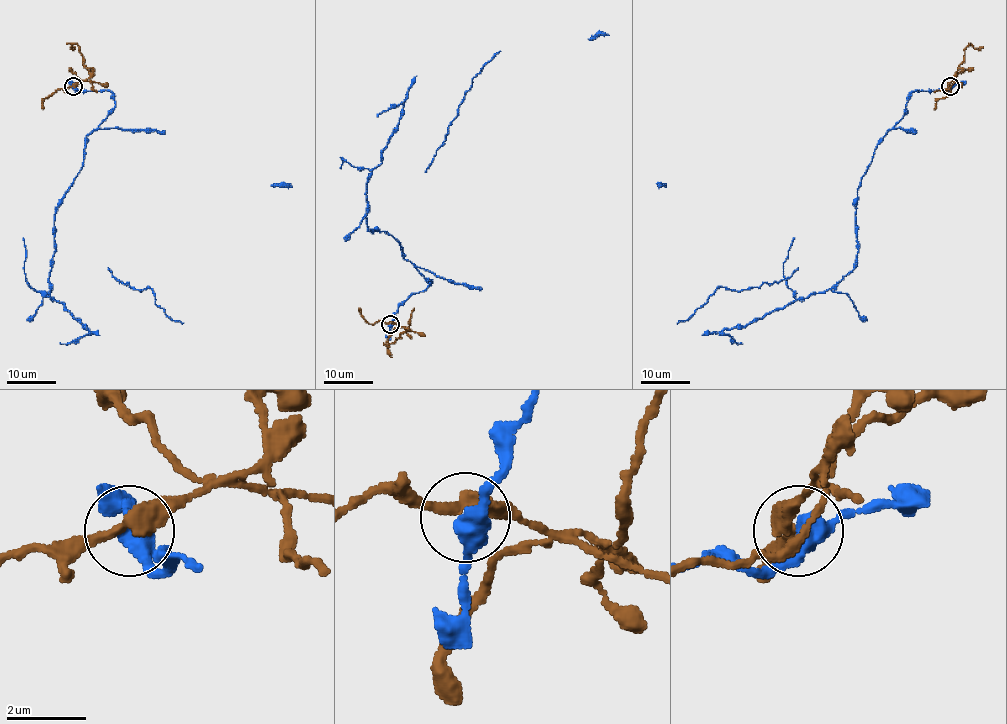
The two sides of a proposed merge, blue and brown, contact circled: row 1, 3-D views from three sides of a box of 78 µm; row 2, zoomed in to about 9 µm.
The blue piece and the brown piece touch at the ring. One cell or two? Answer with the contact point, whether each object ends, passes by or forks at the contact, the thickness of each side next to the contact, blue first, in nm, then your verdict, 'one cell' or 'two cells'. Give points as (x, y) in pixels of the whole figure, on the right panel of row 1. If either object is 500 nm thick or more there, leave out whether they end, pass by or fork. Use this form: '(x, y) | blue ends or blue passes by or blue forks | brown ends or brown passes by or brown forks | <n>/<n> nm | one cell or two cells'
(950, 86) | blue passes by | brown passes by | 480/360 nm | two cells

